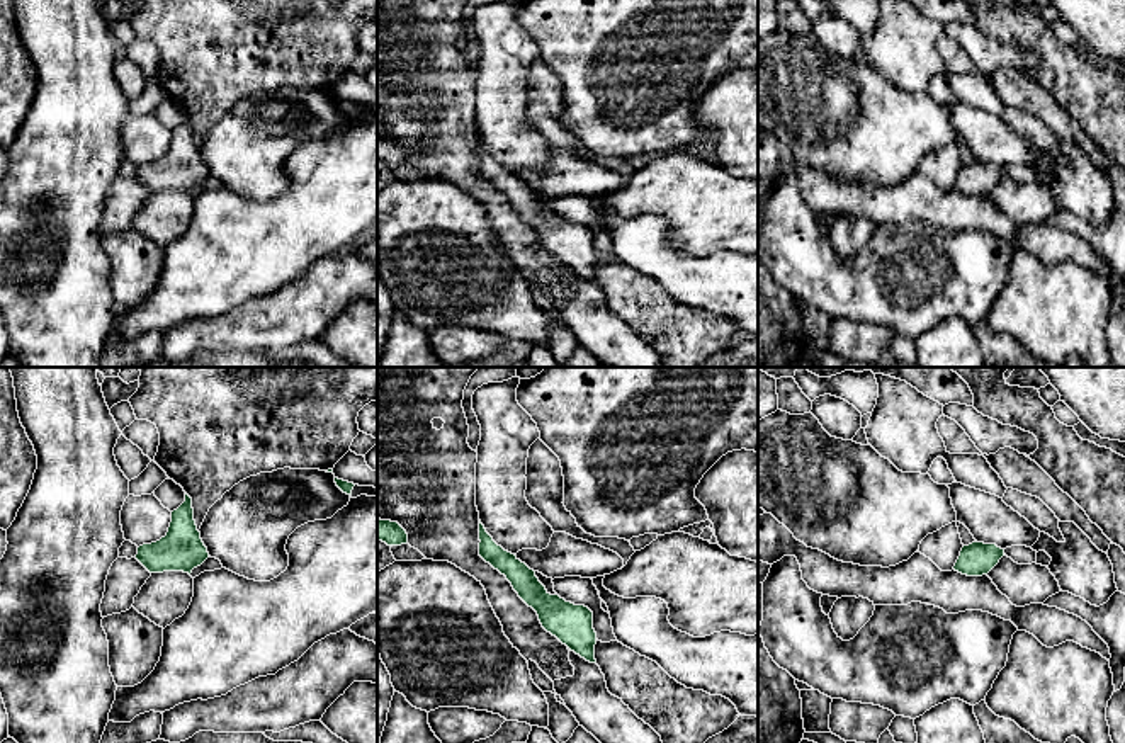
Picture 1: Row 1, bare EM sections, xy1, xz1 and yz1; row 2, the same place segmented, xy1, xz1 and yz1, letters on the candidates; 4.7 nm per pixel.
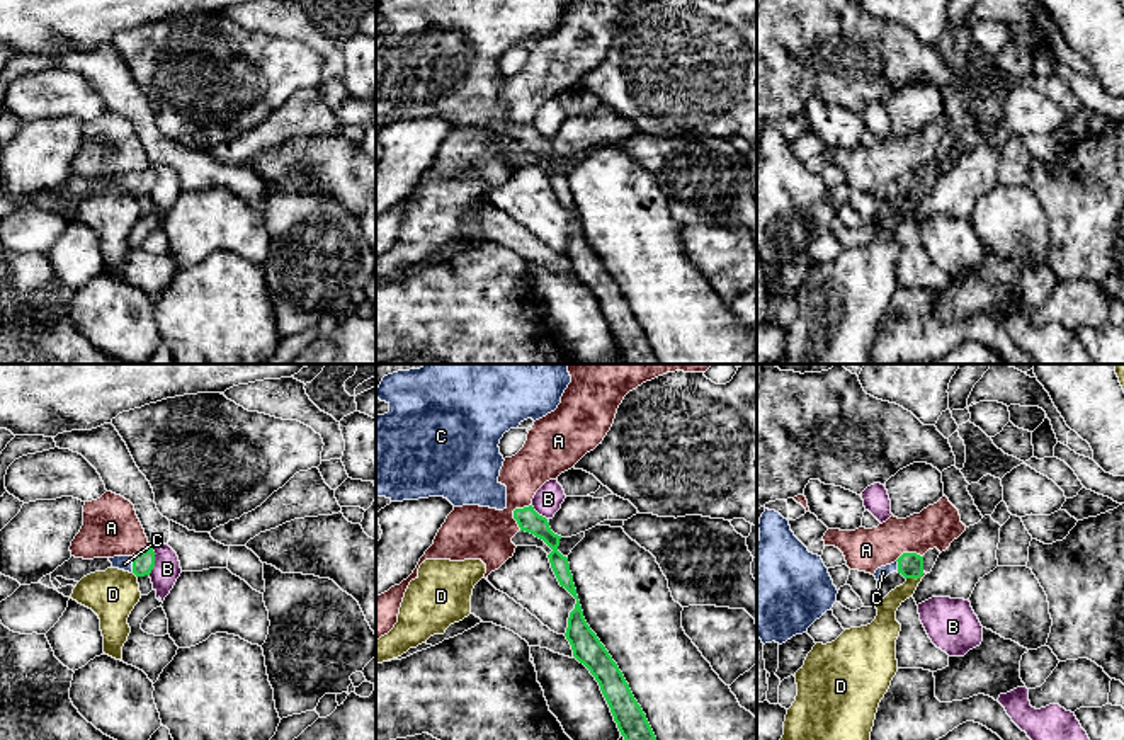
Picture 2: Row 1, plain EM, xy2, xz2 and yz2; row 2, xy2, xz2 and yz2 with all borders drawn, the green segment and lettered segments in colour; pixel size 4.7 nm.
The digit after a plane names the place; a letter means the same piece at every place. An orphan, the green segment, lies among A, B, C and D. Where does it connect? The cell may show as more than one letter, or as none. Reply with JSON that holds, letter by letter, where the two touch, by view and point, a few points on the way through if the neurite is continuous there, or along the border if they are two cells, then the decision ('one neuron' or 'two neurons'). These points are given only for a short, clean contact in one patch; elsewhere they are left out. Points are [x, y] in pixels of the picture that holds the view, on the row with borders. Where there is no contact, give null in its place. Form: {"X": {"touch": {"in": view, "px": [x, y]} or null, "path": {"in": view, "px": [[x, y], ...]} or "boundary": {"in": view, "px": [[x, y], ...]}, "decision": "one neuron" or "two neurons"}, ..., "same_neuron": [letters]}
{"A": {"touch": {"in": "xz2", "px": [514, 512]}, "boundary": {"in": "xz2", "px": [[531, 504], [514, 511], [519, 529]]}, "decision": "two neurons"}, "B": {"touch": {"in": "xy2", "px": [153, 562]}, "boundary": {"in": "xy2", "px": [[153, 548], [153, 569], [148, 574]]}, "decision": "two neurons"}, "C": {"touch": {"in": "xy2", "px": [133, 565]}, "path": {"in": "xy2", "px": [[143, 563], [133, 565], [124, 563]]}, "decision": "one neuron"}, "D": {"touch": {"in": "yz2", "px": [915, 577]}, "boundary": {"in": "yz2", "px": [[924, 572], [919, 577], [907, 579]]}, "decision": "two neurons"}, "same_neuron": ["C"]}

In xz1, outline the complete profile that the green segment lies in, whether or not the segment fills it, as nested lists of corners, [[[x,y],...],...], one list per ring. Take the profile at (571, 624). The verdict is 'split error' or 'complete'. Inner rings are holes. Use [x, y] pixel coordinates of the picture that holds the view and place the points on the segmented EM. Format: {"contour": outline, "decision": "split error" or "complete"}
{"contour": [[[481,520],[479,541],[479,556],[506,576],[518,597],[537,612],[542,627],[586,661],[596,663],[593,612],[551,595],[534,570],[493,541]]], "decision": "complete"}

